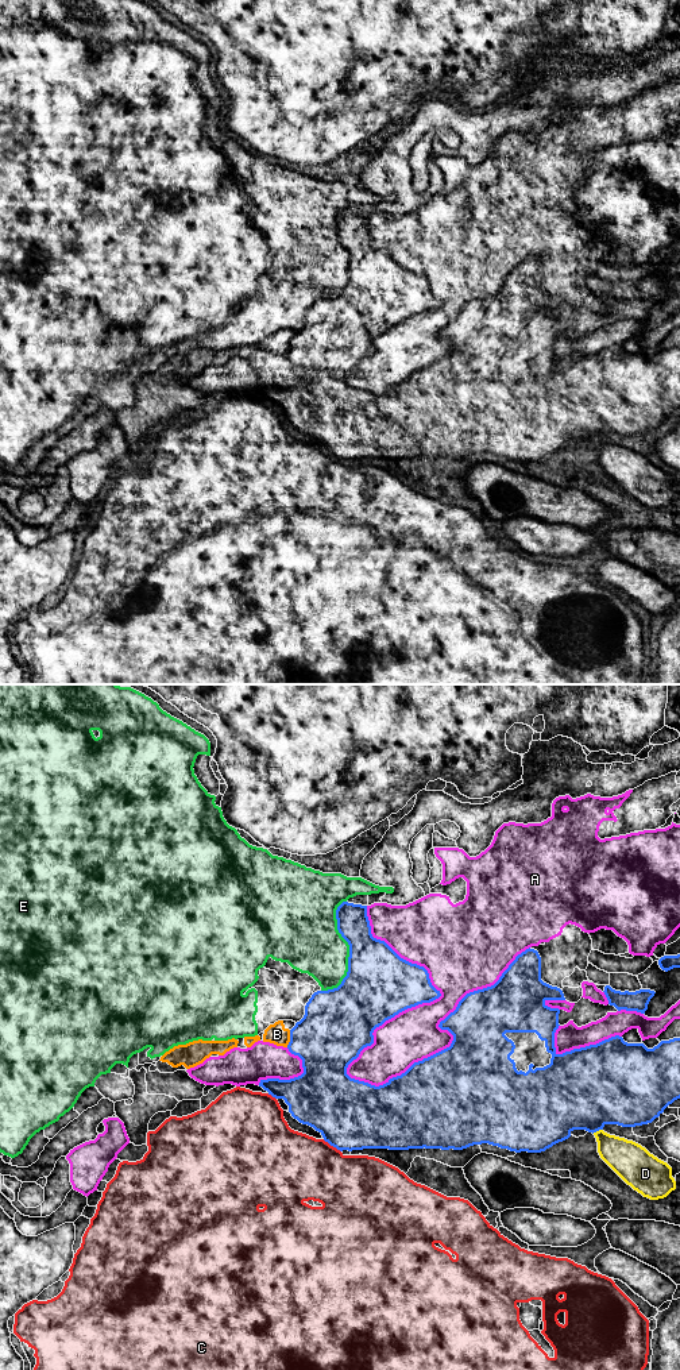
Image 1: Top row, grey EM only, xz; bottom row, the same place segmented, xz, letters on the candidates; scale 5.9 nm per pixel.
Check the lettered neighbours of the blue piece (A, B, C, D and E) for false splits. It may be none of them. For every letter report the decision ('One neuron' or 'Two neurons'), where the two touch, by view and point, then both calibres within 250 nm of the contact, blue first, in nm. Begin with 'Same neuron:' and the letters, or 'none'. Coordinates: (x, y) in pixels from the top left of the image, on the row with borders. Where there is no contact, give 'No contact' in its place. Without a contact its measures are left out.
Same neuron: none
A: Two neurons. Touches blue at xz (452, 1034). Thickness 420 nm (blue) against 300 nm
B: Two neurons. Touches blue at xz (290, 1038). Thickness 400 nm (blue) against 120 nm
C: Two neurons. Touches blue at xz (332, 1145). Thickness 420 nm (blue) against 400 nm
D: Two neurons. Touches blue at xz (597, 1130). Thickness 480 nm (blue) against 220 nm
E: Two neurons. Touches blue at xz (350, 950). Thickness 380 nm (blue) against 360 nm

